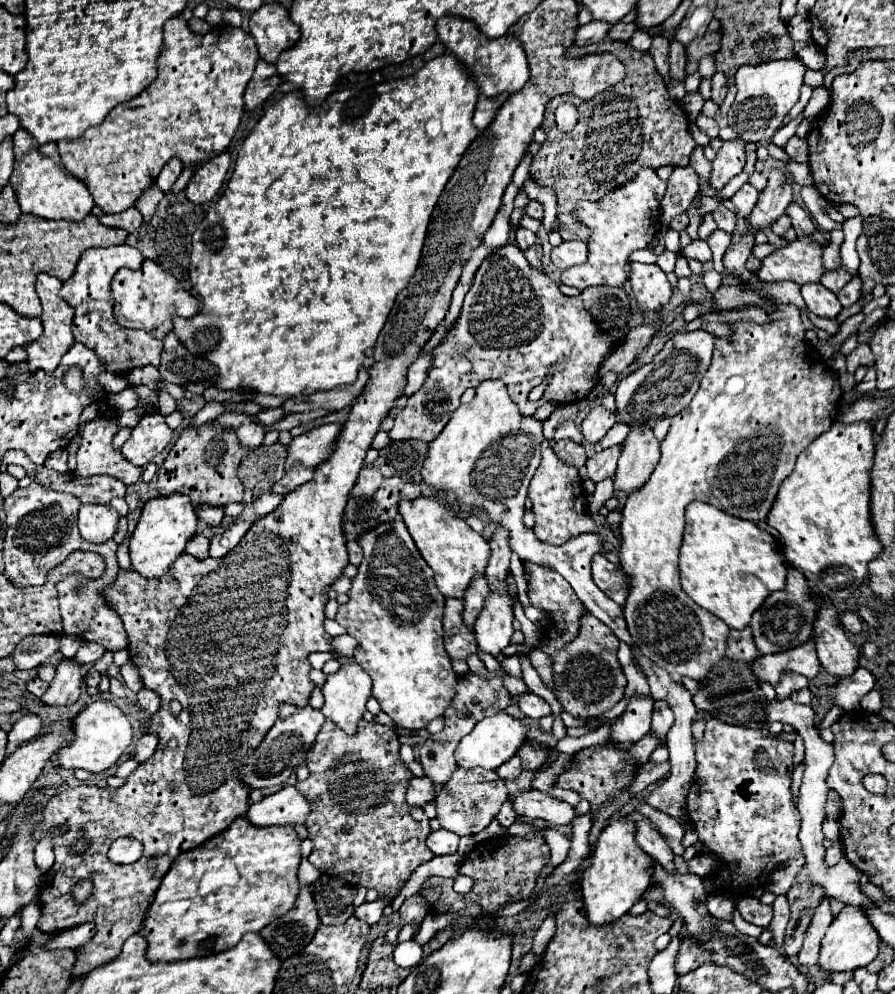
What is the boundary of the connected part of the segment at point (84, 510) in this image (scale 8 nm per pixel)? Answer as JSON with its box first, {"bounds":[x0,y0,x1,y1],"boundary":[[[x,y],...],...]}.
{"bounds":[79,505,119,543],"boundary":[[[81,505],[79,531],[91,543],[105,543],[113,539],[119,527],[119,513],[111,505]]]}

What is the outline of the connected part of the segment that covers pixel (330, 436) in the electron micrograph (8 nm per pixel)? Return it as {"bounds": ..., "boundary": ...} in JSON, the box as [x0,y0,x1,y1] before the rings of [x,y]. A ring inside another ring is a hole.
{"bounds":[287,423,343,467],"boundary":[[[341,423],[319,425],[305,435],[293,437],[291,445],[287,445],[287,449],[289,449],[287,467],[295,465],[295,463],[301,463],[307,467],[321,465],[321,461],[325,461],[331,455],[331,451],[335,449],[341,427],[343,427]]]}

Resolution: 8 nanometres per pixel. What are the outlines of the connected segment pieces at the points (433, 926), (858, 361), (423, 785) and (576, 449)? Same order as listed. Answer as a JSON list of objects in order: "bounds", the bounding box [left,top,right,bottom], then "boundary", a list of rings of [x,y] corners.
[{"bounds":[415,911,453,945],"boundary":[[[429,911],[425,915],[425,919],[423,919],[423,923],[421,923],[421,929],[419,929],[415,941],[421,943],[421,945],[425,945],[437,931],[441,931],[443,927],[447,927],[451,923],[453,923],[453,917],[451,915],[445,915],[445,913],[437,915],[435,911]]]},{"bounds":[847,343,875,373],"boundary":[[[861,343],[855,351],[851,351],[847,355],[847,371],[849,373],[855,373],[859,367],[871,367],[873,363],[875,363],[875,359],[873,359],[873,353],[867,343]]]},{"bounds":[407,777,437,807],"boundary":[[[413,777],[407,787],[407,803],[413,807],[425,807],[437,797],[435,785],[427,777]]]},{"bounds":[553,439,587,467],"boundary":[[[561,439],[561,441],[557,441],[555,447],[553,447],[553,451],[555,451],[555,455],[557,455],[561,461],[565,461],[565,463],[569,463],[569,465],[575,465],[575,467],[583,467],[585,461],[587,461],[585,447],[573,443],[571,439]]]}]

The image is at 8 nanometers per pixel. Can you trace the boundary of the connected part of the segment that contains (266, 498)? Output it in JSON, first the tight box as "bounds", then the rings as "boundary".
{"bounds":[253,491,285,517],"boundary":[[[267,491],[265,495],[253,501],[253,509],[257,511],[259,517],[265,517],[281,505],[281,499],[285,499],[285,495],[271,495],[271,491]]]}

